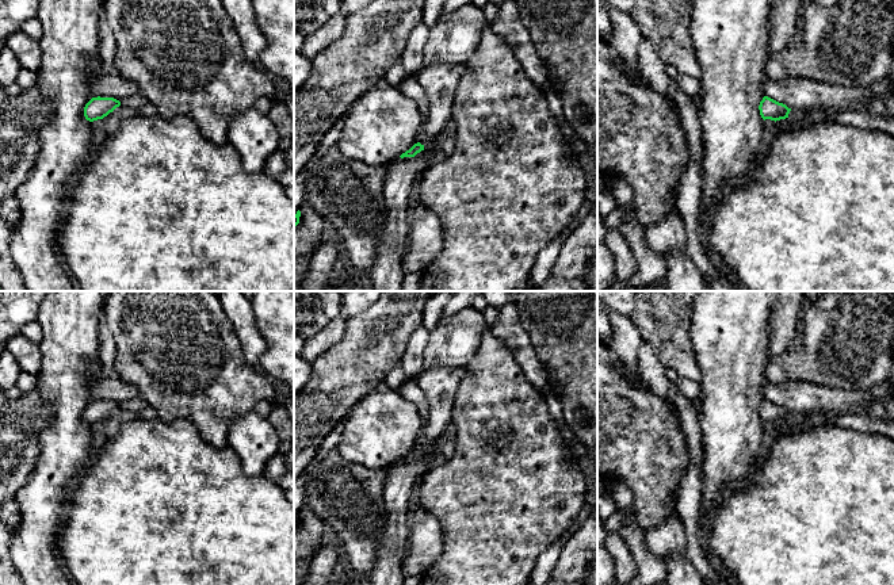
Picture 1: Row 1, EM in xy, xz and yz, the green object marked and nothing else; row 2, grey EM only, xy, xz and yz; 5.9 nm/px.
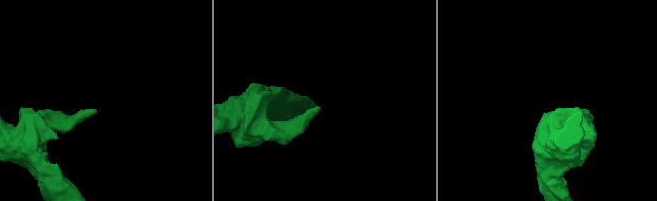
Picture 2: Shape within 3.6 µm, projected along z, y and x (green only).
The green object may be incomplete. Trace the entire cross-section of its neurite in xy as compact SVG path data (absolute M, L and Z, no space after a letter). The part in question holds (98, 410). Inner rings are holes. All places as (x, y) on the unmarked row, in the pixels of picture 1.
M92 401L84 410L84 420L89 425L103 422L119 409L121 405L114 401Z

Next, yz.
M764 399L759 409L761 421L771 424L780 424L788 421L791 412L786 408L779 406L768 399Z

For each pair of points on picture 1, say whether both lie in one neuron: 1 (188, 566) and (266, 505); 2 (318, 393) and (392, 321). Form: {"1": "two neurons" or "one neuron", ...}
{"1": "one neuron", "2": "one neuron"}

